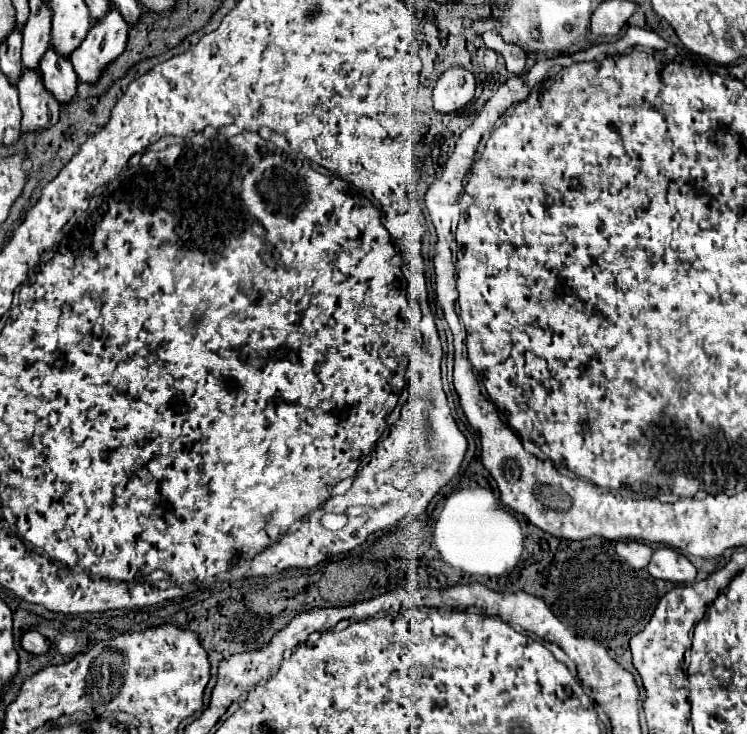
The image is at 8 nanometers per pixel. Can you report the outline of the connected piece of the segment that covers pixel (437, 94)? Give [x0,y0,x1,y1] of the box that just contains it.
[433,66,475,114]

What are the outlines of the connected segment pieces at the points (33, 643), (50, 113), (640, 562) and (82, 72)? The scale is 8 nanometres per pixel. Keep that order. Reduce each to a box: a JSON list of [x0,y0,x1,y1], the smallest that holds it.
[[21,632,51,654],[17,68,59,130],[615,540,653,570],[71,2,129,82]]

